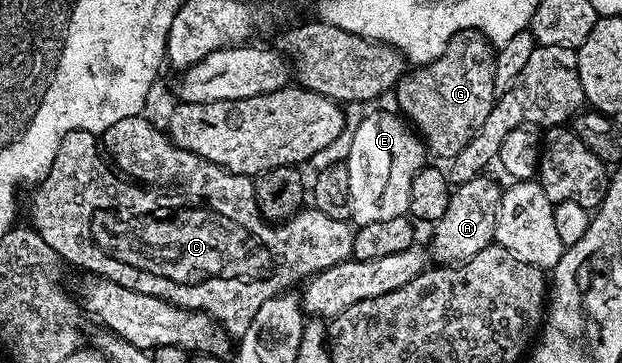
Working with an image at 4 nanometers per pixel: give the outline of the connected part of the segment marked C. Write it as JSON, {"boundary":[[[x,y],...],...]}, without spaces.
{"boundary":[[[137,116],[118,120],[110,128],[96,130],[75,130],[62,140],[58,152],[54,156],[54,164],[50,172],[35,187],[32,194],[32,229],[54,248],[54,252],[65,263],[72,266],[81,266],[88,270],[89,275],[108,278],[114,284],[122,284],[122,288],[130,288],[134,292],[142,292],[146,296],[158,296],[162,300],[172,302],[187,310],[200,310],[216,319],[229,335],[239,336],[246,332],[250,320],[254,320],[254,312],[266,304],[266,300],[275,298],[276,295],[285,293],[299,278],[308,280],[320,270],[328,269],[332,265],[352,258],[352,245],[354,244],[354,230],[347,221],[331,219],[322,211],[315,208],[301,208],[294,217],[287,219],[283,224],[273,224],[262,217],[256,203],[256,184],[249,175],[231,174],[223,166],[214,164],[194,152],[186,152],[174,145],[171,138],[163,129],[151,126],[147,117]]]}

